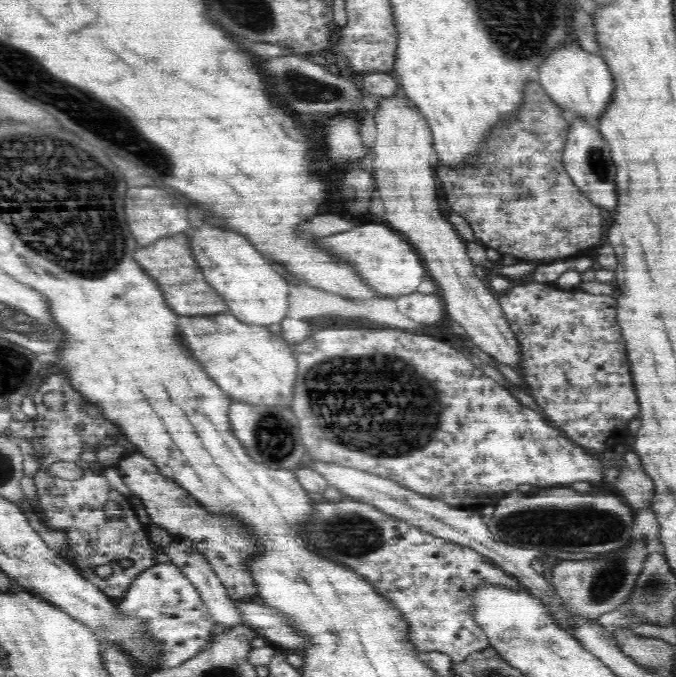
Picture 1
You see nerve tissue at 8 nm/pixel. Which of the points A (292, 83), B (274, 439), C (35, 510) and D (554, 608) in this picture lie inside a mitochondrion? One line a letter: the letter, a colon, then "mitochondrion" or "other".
A: mitochondrion
B: mitochondrion
C: other
D: other

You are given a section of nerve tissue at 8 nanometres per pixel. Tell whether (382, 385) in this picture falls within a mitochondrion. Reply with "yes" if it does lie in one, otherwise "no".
yes

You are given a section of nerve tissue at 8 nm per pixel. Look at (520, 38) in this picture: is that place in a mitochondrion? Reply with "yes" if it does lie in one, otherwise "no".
yes

